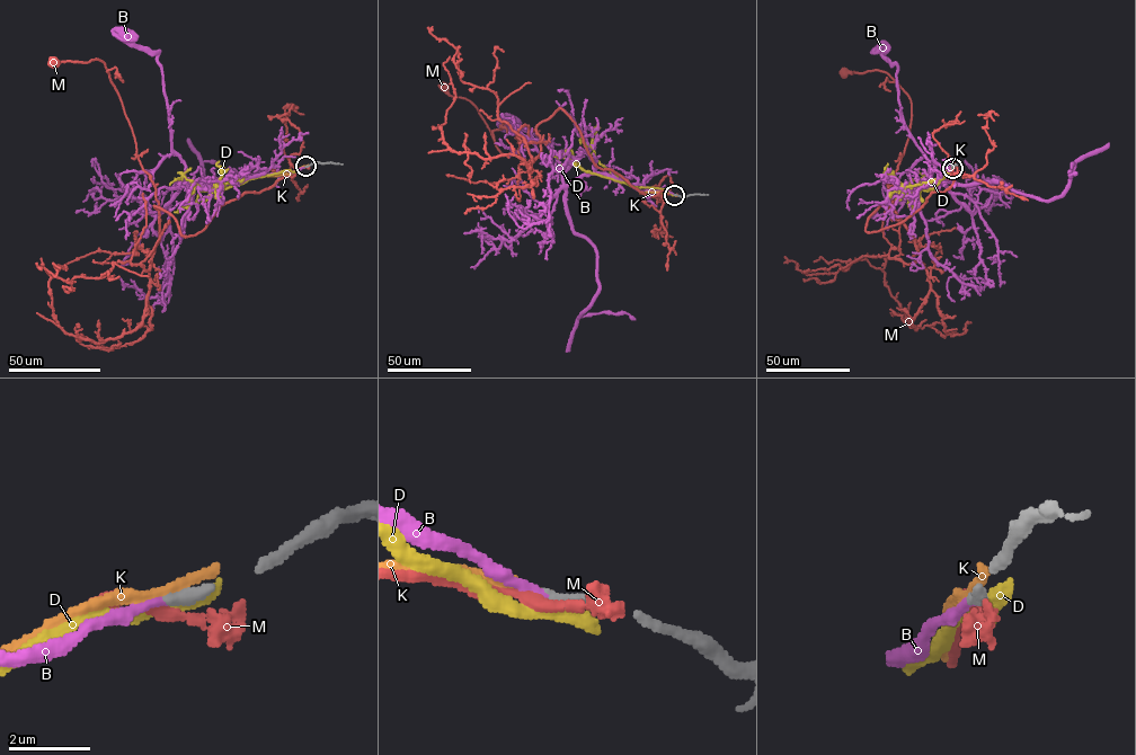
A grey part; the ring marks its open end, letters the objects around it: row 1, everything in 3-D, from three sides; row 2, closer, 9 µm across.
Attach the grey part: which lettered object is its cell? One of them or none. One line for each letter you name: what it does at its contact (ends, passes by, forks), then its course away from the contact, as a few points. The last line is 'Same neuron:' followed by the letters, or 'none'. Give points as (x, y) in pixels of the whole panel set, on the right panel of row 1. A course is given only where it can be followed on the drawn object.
B: It ends there. Its course: (952, 168), (932, 186), (942, 184), (932, 177), (926, 157), (904, 123), (897, 65), (885, 58), (881, 49)
Same neuron: B

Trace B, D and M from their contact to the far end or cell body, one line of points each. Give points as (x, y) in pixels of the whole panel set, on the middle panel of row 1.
B: (674, 195), (637, 191), (605, 175), (582, 175), (566, 185), (549, 147), (507, 124)
D: (675, 195), (585, 171), (569, 150), (553, 157)
M: (674, 195), (646, 196), (598, 168), (560, 108), (503, 153), (477, 108), (445, 87)

